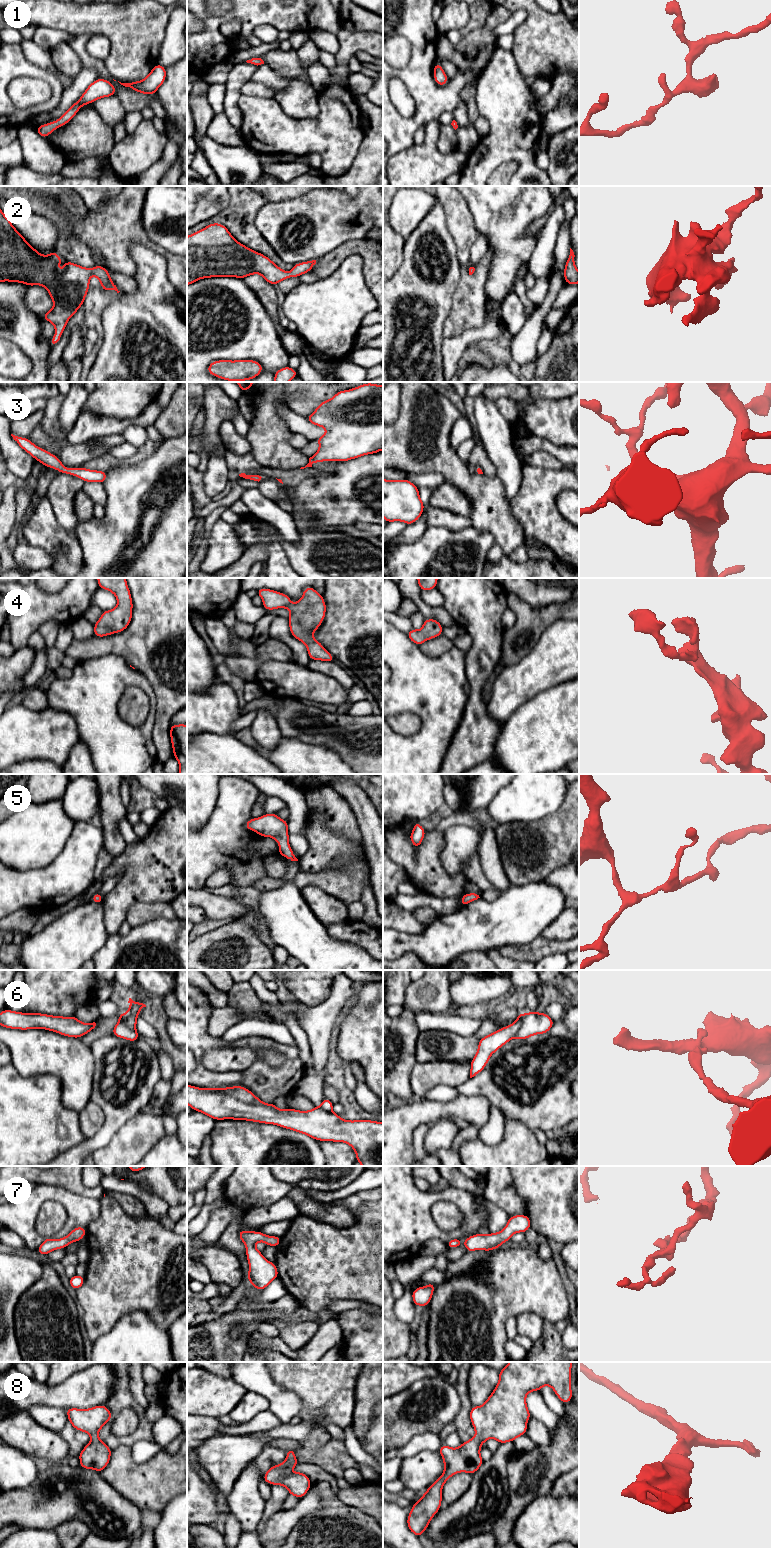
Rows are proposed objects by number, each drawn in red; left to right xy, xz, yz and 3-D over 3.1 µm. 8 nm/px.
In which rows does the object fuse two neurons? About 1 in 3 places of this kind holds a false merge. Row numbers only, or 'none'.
6

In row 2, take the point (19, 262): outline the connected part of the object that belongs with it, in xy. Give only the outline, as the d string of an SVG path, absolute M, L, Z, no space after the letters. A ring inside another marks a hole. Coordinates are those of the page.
M0 209L0 282L19 282L28 286L41 285L48 290L48 293L54 303L53 308L46 312L42 318L55 326L55 334L52 343L57 343L69 319L83 305L90 285L90 277L95 275L103 291L120 291L112 281L109 271L103 266L95 265L92 269L85 268L75 263L65 261L64 269L58 270L58 264L63 259L55 252L45 256L33 248L22 234L15 229L11 221L4 215Z

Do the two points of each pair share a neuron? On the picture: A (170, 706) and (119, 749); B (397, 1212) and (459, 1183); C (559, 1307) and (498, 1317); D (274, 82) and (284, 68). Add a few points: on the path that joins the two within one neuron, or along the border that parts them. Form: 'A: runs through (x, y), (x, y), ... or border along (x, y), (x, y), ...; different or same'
A: border along (156, 697), (156, 715), (152, 729), (154, 744); different
B: border along (449, 1185), (472, 1192); different
C: runs through (544, 1304), (513, 1304); same
D: border along (264, 63), (282, 76), (296, 77), (301, 74); different

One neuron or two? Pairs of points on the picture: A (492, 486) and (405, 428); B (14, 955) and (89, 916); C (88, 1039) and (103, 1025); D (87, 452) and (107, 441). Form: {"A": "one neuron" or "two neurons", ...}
{"A": "one neuron", "B": "one neuron", "C": "one neuron", "D": "one neuron"}

